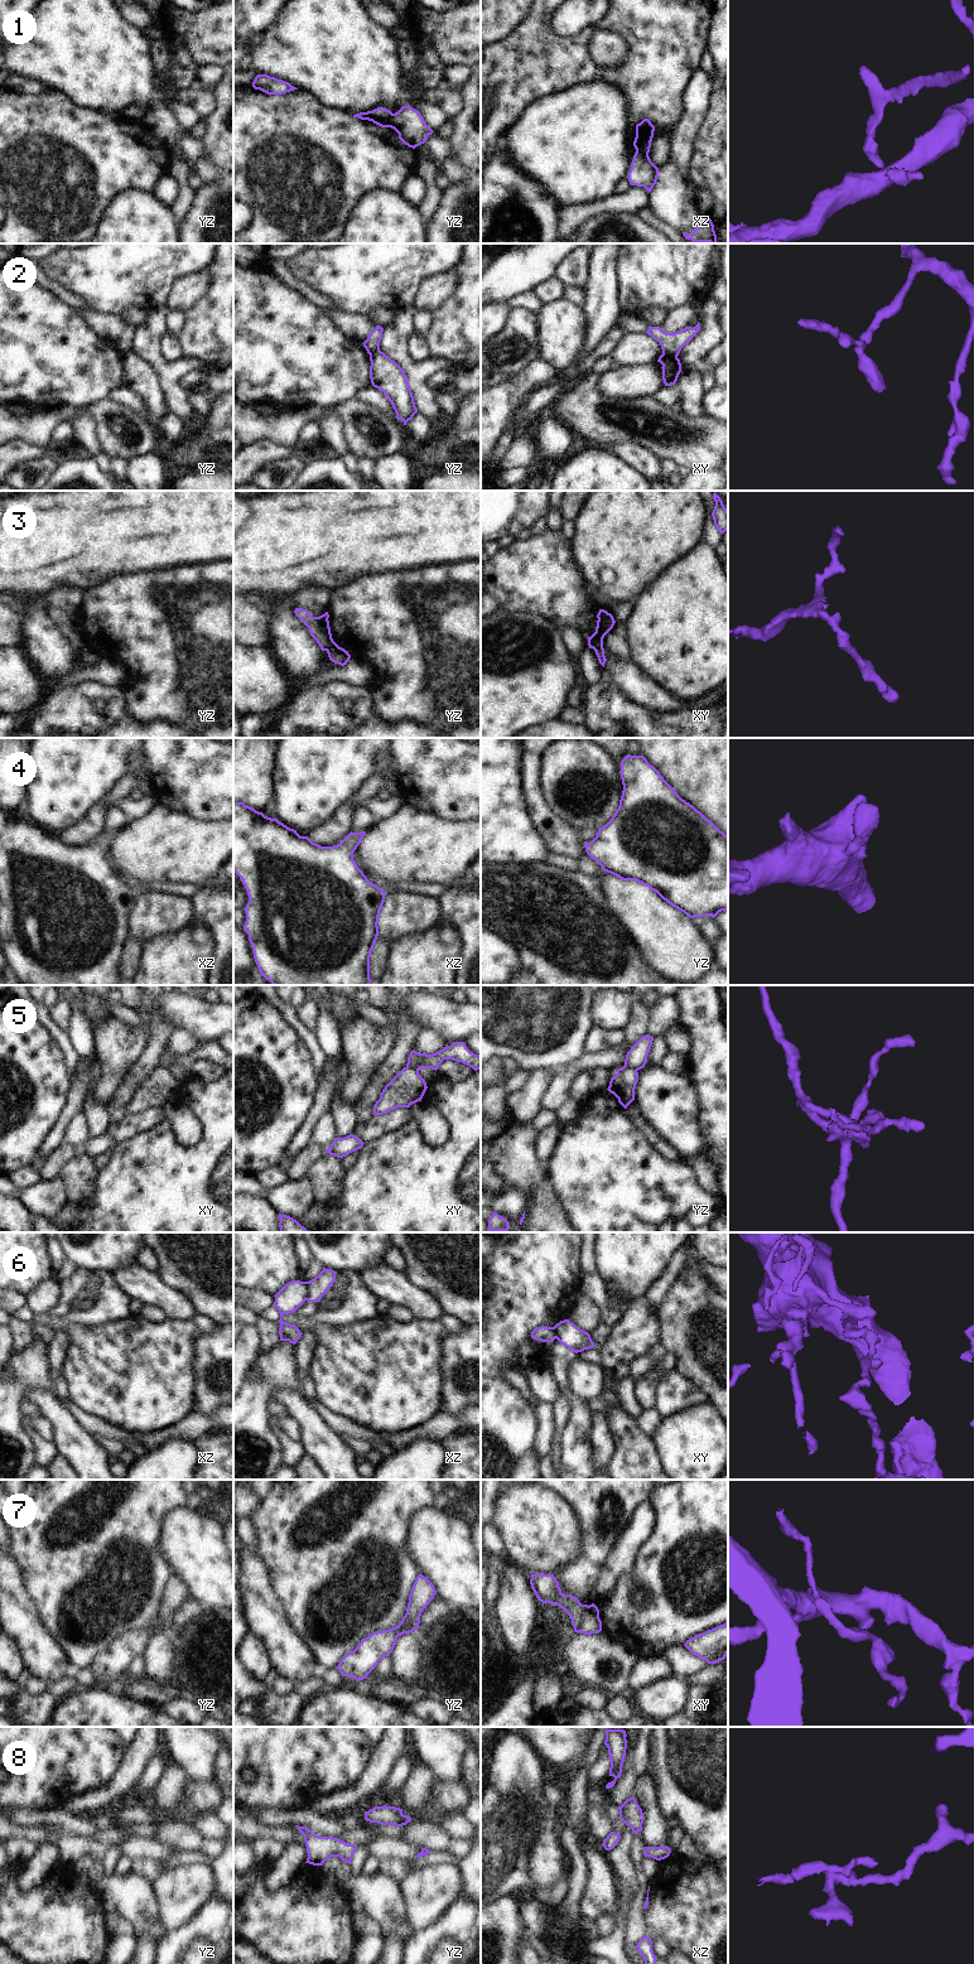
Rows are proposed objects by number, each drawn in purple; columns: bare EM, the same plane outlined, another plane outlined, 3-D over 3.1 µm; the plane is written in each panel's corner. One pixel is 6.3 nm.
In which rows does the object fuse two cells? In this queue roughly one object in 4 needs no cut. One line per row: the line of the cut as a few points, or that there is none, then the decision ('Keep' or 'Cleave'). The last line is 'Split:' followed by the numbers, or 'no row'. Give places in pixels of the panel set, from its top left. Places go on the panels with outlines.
1: Split along yz (393, 114), (386, 126). Cleave
2: Split along xy (663, 353), (676, 357). Cleave
3: Split along yz (334, 642), (326, 650). Cleave
4: No split. Keep
5: Split along xy (406, 1065), (418, 1070). Cleave
6: Split along xz (307, 1282), (305, 1299). Cleave
7: Split along xy (589, 1606), (582, 1613), (580, 1625), (577, 1631). Cleave
8: Split along xz (632, 1796), (626, 1804), (623, 1822). Cleave
Split: 1, 2, 3, 5, 6, 7, 8

